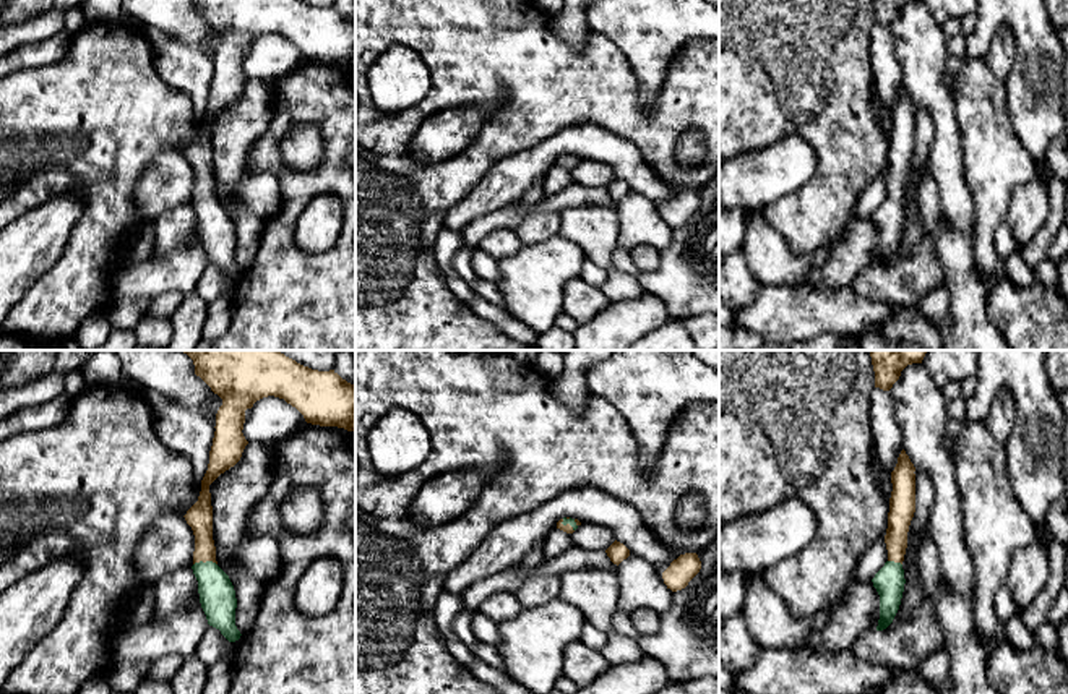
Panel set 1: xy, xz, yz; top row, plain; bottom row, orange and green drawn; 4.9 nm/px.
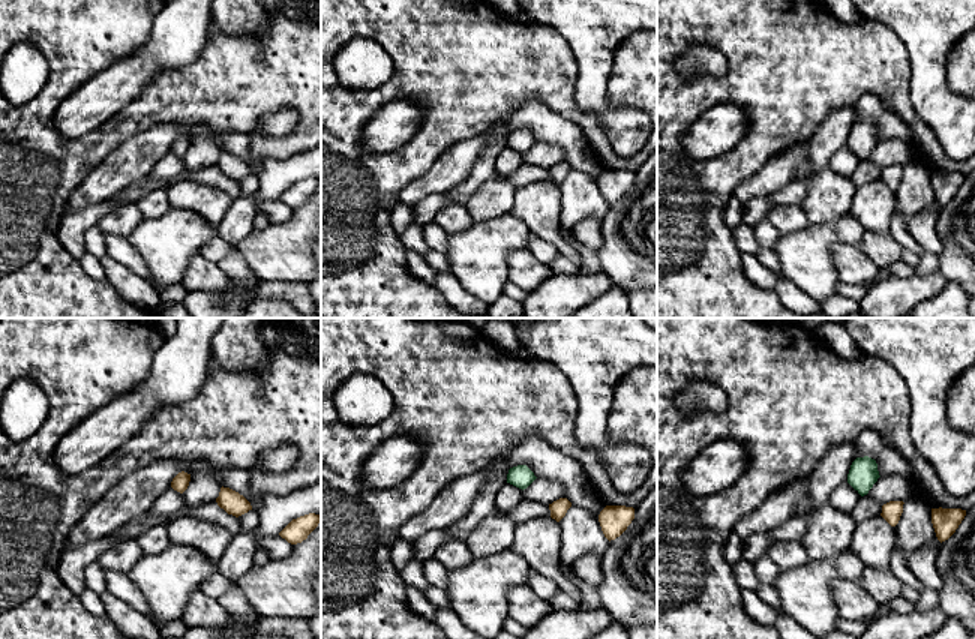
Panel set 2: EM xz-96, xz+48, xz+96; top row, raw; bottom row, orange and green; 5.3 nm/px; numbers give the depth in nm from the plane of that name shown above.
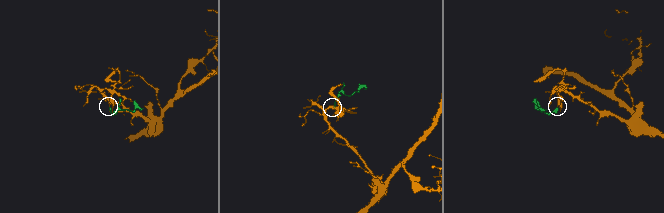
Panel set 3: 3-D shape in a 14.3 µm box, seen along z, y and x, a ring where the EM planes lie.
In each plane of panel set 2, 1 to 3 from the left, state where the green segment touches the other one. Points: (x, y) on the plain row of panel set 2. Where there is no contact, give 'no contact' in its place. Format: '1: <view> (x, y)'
1: no contact
2: no contact
3: no contact

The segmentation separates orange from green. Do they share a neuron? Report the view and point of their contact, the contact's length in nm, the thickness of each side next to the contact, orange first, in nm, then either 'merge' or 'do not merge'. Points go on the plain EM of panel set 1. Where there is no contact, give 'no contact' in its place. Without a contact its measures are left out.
contact xy (205, 198); length 120 nm; calibres 130 and 180 nm; merge

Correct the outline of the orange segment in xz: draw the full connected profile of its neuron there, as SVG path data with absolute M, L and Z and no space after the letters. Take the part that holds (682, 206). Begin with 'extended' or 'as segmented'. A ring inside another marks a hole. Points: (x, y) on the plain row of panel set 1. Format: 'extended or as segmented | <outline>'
as segmented | M696 190L680 191L670 199L670 203L662 209L664 221L672 229L682 227L688 219L700 209L701 198Z

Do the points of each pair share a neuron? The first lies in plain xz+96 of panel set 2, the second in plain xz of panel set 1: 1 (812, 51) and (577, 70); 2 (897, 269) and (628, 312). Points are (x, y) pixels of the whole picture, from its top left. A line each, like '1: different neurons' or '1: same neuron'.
1: same neuron
2: different neurons

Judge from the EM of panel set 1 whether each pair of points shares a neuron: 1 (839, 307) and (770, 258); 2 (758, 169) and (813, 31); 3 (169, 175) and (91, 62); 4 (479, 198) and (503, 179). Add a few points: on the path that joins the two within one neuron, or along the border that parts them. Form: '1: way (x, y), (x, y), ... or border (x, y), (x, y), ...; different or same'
1: border (757, 279), (792, 284); different
2: border (805, 140), (797, 135), (786, 135), (736, 158); different
3: border (182, 151), (163, 151), (142, 175), (135, 190); different
4: way (486, 197), (497, 185); same

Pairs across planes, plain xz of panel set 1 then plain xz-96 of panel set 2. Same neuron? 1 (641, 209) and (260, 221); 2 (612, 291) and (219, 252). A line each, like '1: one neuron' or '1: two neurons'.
1: two neurons
2: two neurons

